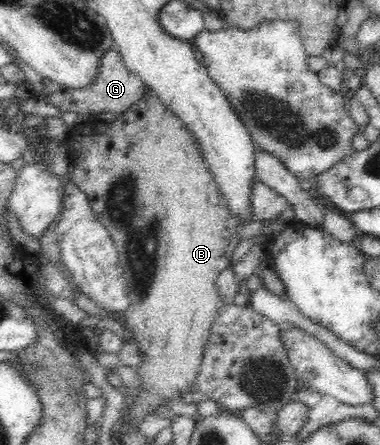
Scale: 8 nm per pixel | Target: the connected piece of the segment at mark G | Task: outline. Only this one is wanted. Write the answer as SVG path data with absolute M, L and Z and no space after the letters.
M110 49L104 52L102 58L100 58L99 70L95 80L85 88L68 87L64 89L64 86L44 78L42 78L41 83L40 99L54 105L60 111L60 114L70 112L84 117L102 112L116 114L125 112L136 103L136 100L143 96L146 89L140 76L137 76L134 72L129 72L123 64L118 49Z

